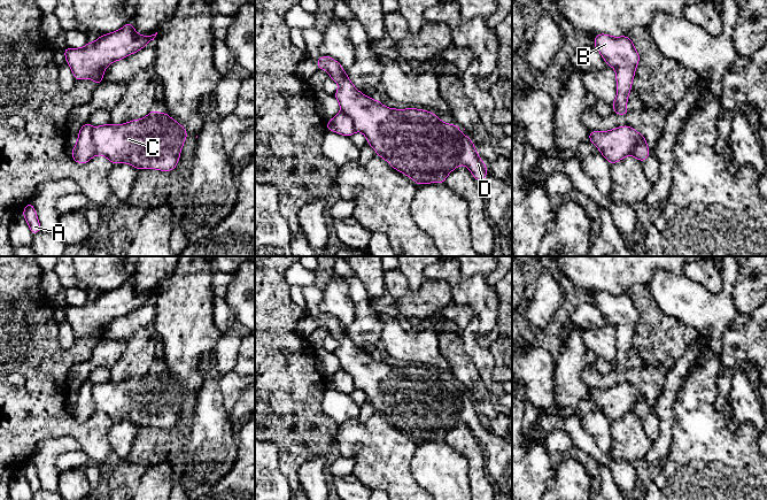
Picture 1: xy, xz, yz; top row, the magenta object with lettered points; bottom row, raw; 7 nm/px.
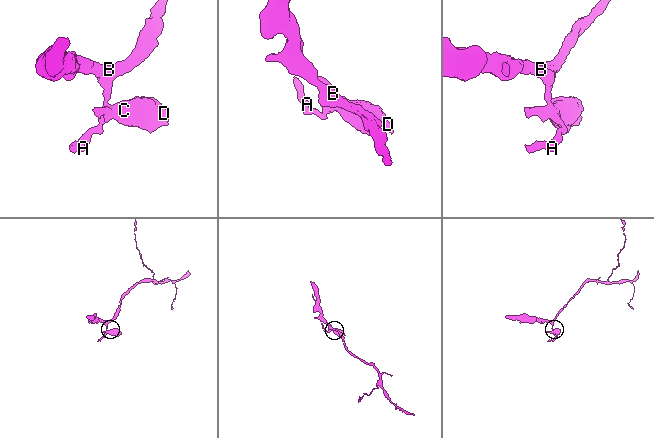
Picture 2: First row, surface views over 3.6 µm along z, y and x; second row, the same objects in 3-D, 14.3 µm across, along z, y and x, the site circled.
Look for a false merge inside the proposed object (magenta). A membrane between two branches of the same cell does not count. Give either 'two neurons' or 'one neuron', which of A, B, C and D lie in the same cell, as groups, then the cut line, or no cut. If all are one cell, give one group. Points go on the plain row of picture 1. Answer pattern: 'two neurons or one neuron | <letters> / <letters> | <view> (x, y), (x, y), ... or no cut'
two neurons | A B / C D | xy (91, 386), (93, 406), (97, 412)

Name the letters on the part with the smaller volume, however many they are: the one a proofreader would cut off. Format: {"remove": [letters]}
{"remove": ["C", "D"]}

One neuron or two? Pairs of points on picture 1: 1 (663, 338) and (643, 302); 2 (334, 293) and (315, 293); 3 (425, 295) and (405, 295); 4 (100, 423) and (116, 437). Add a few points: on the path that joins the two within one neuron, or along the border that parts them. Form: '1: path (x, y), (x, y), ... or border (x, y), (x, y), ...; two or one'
1: path (653, 329), (649, 312); one
2: border (323, 291), (323, 300), (319, 306), (320, 312); two
3: path (420, 295), (410, 295); one
4: border (114, 422), (108, 431), (110, 450); two

